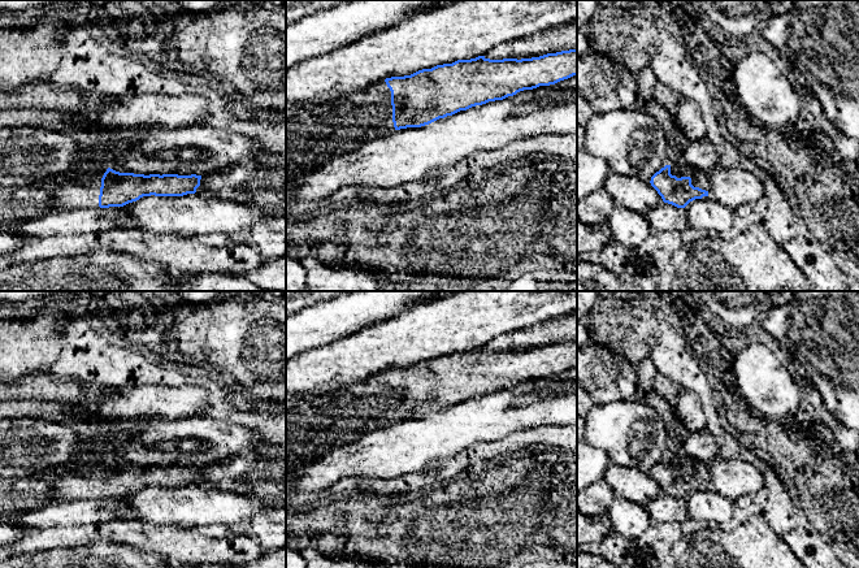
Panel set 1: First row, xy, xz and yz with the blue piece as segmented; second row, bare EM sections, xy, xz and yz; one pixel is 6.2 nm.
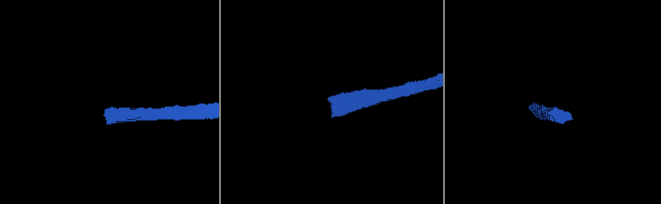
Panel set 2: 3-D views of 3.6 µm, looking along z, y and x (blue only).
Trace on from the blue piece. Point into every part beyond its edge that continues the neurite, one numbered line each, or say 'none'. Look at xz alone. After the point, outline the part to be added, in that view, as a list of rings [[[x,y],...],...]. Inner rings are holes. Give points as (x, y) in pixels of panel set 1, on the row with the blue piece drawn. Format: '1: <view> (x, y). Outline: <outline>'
1: xz (332, 130). Outline: [[[385,79],[286,121],[286,185],[395,130]]]

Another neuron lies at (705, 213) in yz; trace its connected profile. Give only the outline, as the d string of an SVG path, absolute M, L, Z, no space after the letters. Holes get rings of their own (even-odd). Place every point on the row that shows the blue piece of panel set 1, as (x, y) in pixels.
M710 196L695 199L685 208L689 227L725 234L734 222L733 209L712 200Z

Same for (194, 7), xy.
M177 0L175 8L185 13L211 13L213 12L220 0Z

